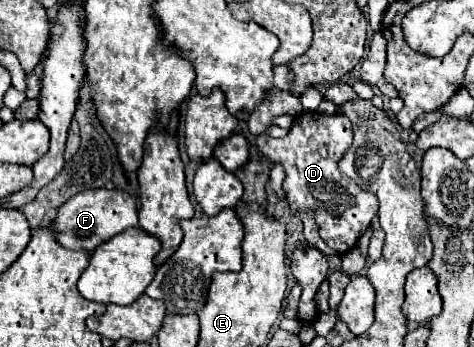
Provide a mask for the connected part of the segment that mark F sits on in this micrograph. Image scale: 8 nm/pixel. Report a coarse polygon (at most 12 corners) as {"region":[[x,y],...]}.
{"region":[[84,190],[58,208],[56,242],[92,252],[138,226],[136,198]]}

